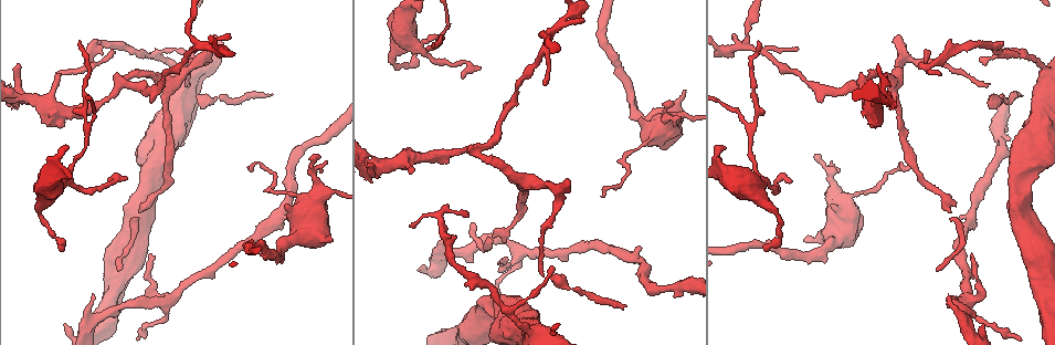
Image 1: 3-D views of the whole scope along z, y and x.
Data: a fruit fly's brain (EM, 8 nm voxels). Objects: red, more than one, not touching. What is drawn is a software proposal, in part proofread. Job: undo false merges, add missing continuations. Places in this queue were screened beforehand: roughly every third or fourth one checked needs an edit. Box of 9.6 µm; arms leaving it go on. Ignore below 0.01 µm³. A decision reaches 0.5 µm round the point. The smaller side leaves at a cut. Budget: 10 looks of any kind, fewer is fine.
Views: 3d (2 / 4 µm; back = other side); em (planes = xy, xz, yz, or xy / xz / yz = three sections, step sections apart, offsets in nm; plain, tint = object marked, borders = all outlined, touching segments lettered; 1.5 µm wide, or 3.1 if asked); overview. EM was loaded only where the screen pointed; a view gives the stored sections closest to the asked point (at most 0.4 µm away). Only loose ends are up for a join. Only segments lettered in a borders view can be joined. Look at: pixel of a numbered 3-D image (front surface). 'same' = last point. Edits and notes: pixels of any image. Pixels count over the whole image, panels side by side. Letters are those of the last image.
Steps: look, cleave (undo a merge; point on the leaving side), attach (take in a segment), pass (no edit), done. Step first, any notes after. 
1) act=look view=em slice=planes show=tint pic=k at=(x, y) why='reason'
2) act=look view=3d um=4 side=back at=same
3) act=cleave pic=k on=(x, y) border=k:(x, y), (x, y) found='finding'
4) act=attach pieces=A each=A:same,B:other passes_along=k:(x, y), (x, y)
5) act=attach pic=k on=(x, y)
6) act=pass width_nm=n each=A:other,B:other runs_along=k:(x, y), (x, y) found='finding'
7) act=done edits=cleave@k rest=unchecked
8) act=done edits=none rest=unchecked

act=look view=em slice=planes show=borders pic=1 at=(626, 305) why='tapers out'

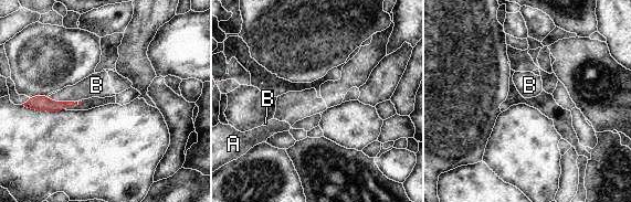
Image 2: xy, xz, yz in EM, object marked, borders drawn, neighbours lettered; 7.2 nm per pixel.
act=pass each=A:other,B:other border=2:(48, 97), (52, 100), (73, 102) found='no lettered segment goes on from it'

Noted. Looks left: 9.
act=look view=3d um=4 pic=1 at=(1022, 54) why='side arm on a straight run'

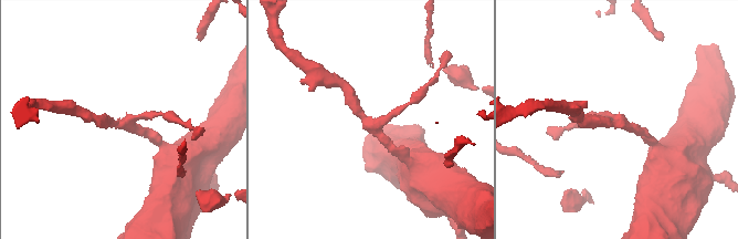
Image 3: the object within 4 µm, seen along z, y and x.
act=look view=em slice=planes show=tint pic=3 at=(373, 125) arms=3

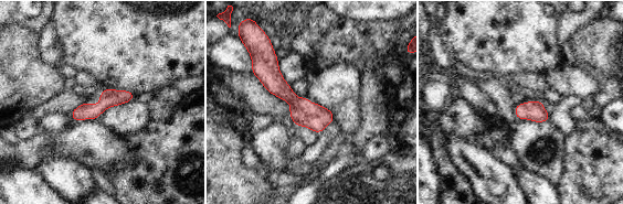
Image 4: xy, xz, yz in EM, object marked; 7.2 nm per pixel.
act=look view=em slice=planes show=borders at=same

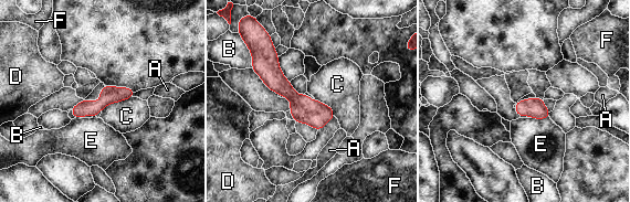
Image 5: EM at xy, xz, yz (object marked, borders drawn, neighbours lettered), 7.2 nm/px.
act=pass longest_contact=C:240nm each=A:other,B:other,C:other,D:other,E:other,F:other runs_along=5:(270, 63), (308, 112), (331, 115) found='all the same neuron'

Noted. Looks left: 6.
act=look view=em slice=xy step=4 show=borders pic=1 at=(747, 45) why='three-way junction'

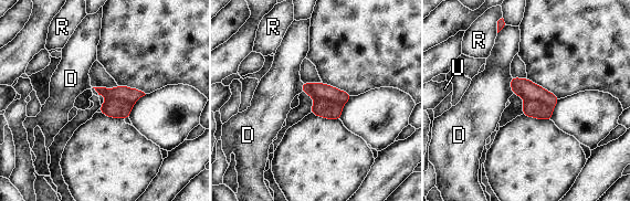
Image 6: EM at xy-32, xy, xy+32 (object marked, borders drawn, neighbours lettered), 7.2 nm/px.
act=cleave pic=6 on=(318, 91) longest_contact=D:140nm each=D:other,R:other,U:other found='two neurons meet here'

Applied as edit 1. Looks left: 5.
act=look view=3d um=4 side=back pic=1 at=(284, 205) why='stops while still wide'

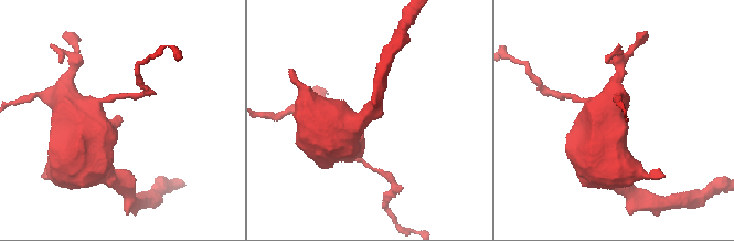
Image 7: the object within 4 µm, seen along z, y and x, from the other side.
act=look view=em slice=xz step=4 show=tint pic=7 at=(119, 118) why='shape alone is not enough'

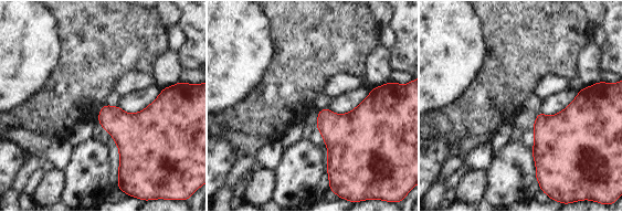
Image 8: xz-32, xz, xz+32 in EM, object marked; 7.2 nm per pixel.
act=look view=em slice=planes show=borders at=same

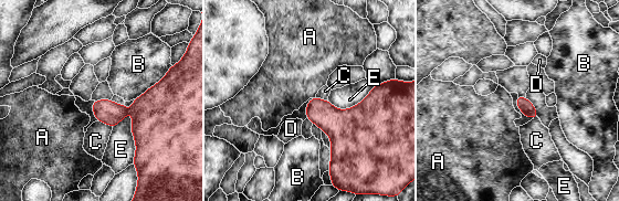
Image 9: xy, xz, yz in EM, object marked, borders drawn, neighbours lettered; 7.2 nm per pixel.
act=pass longest_contact=E:480nm each=A:other,B:other,C:other,D:other,E:other border=9:(315, 95), (312, 98) found='none of them fits'

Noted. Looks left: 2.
act=done edits=cleave@6 rest=unchecked

